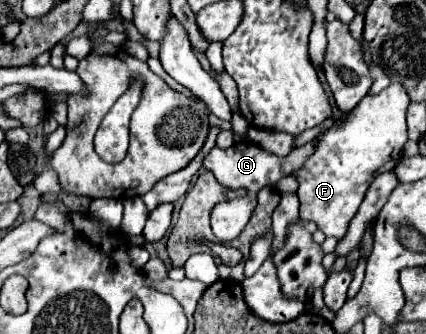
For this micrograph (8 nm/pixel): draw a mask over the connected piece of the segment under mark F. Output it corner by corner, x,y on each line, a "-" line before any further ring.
393,82
379,94
367,94
343,122
339,118
335,128
317,138
315,152
307,158
307,164
293,172
299,182
297,196
301,200
303,220
315,220
325,236
339,240
345,236
371,180
381,172
393,170
401,160
403,144
407,142
405,112
409,102
403,84

